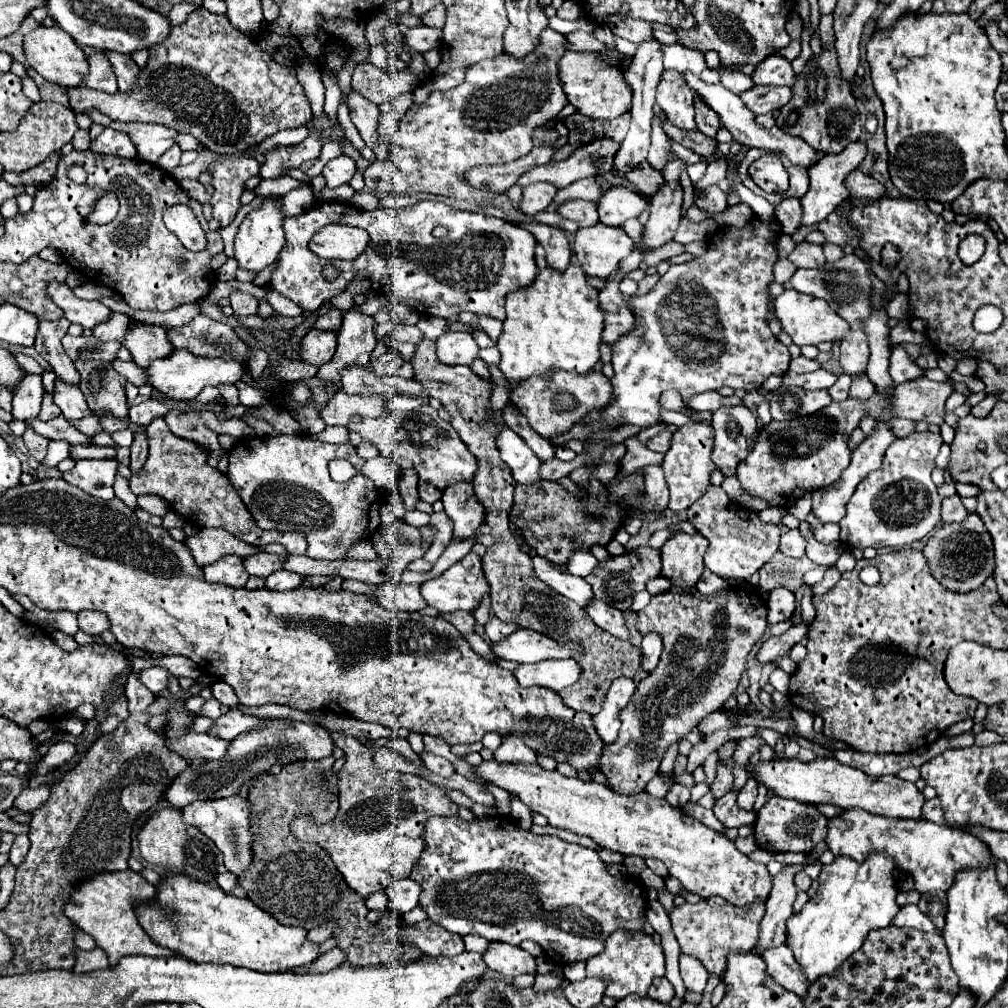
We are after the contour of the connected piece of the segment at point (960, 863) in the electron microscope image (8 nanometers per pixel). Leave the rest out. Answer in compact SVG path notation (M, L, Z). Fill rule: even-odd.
M847 808L839 816L829 818L825 844L835 856L849 856L857 862L863 862L871 850L889 852L897 868L913 874L915 890L921 894L947 890L959 870L983 868L991 862L989 848L969 832L957 832L957 828L933 824L927 820L885 818L859 808Z

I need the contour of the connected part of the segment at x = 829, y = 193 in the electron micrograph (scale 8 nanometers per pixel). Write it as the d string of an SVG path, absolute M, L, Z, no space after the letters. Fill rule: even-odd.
M853 142L849 146L845 146L843 152L839 154L825 154L817 160L817 164L813 164L809 168L809 178L811 178L811 186L809 192L801 198L801 206L803 206L803 224L811 226L815 222L825 220L845 198L849 198L849 190L845 188L845 176L849 176L849 172L857 170L859 164L863 162L863 158L867 156L867 146L865 142Z

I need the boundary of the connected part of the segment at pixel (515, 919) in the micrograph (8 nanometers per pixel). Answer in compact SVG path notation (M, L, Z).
M435 816L427 822L427 832L425 832L425 842L427 842L427 848L423 850L417 866L413 868L411 872L411 880L417 880L417 884L421 884L421 900L419 900L419 906L427 912L429 920L433 920L435 924L443 926L447 932L453 932L453 934L479 934L487 940L501 940L501 942L507 942L507 944L521 944L523 940L533 940L537 942L545 954L553 960L553 964L557 966L565 966L565 964L571 964L571 962L577 962L577 960L589 960L593 956L597 956L603 946L605 946L605 940L615 932L615 930L631 930L631 932L643 932L641 924L643 924L643 912L645 912L645 888L643 884L633 878L633 876L611 876L607 872L607 866L601 862L599 854L591 848L585 848L585 846L579 846L579 844L569 844L569 842L563 842L561 838L557 836L535 836L533 832L527 832L527 830L521 830L519 826L515 826L515 822L509 818L509 816L489 816L489 818L483 818L483 820L471 820L471 822L465 822L461 820L459 816Z

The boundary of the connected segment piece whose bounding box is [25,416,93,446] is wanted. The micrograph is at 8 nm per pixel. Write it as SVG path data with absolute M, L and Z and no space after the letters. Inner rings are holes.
M57 416L49 422L41 422L41 420L27 420L25 422L29 428L33 428L37 434L45 432L49 440L65 440L71 446L91 446L93 440L85 434L81 434L79 430L75 430L63 416Z

